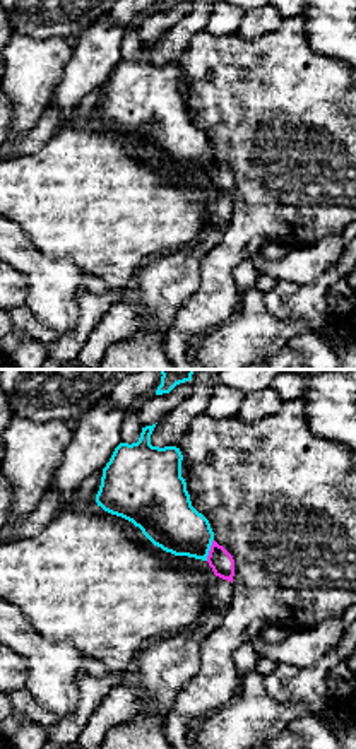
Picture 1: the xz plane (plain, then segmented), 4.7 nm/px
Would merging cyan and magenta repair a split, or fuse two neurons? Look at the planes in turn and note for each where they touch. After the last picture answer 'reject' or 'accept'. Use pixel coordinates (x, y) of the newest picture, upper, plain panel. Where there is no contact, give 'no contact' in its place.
meets cyan at (209, 166)

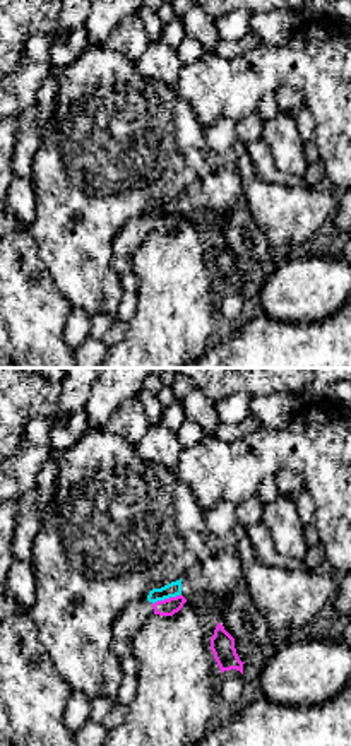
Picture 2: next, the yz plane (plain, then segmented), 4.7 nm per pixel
meets cyan at (166, 214)

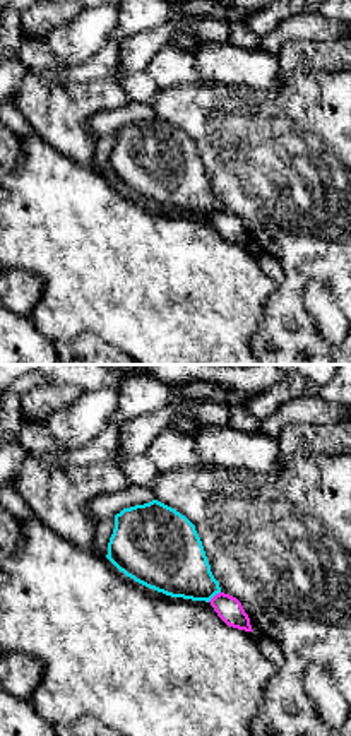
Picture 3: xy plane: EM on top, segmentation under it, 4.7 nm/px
meets cyan at (213, 213)

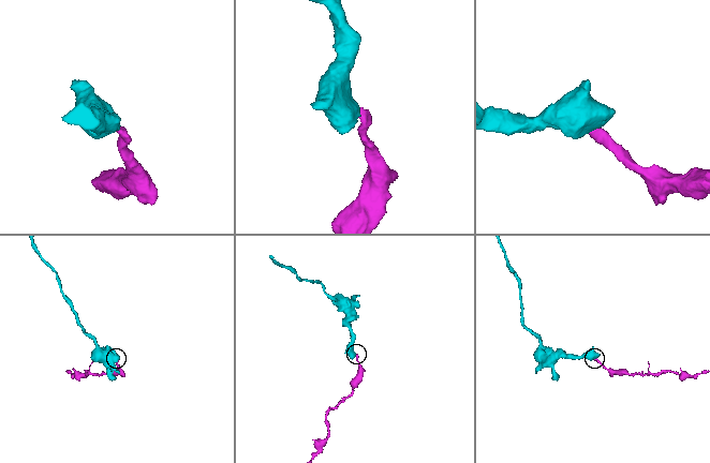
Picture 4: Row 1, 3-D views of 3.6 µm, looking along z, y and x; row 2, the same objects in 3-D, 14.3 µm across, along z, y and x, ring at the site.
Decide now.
reject

